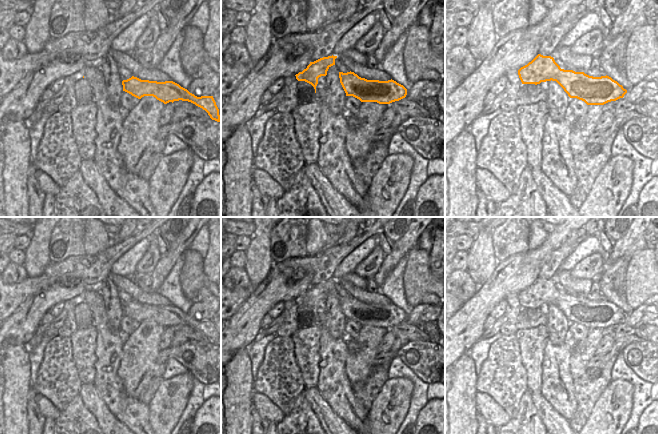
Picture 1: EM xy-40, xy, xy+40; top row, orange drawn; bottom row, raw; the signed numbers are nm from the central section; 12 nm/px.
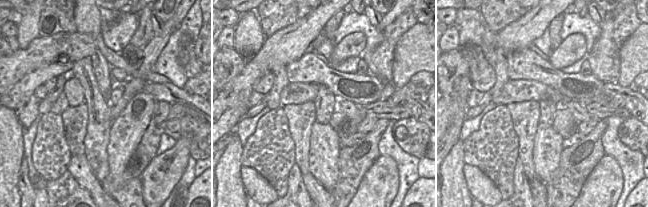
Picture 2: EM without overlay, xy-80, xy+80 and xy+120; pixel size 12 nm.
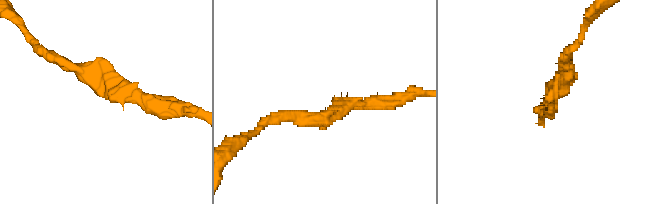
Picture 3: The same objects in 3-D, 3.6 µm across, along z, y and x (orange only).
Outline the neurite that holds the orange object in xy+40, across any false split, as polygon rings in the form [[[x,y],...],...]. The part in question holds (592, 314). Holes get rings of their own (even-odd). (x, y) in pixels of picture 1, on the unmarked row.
[[[538,278],[518,294],[522,308],[540,308],[556,305],[570,322],[577,322],[587,329],[604,329],[623,322],[627,314],[609,300],[593,301],[584,296],[564,294],[551,280]]]

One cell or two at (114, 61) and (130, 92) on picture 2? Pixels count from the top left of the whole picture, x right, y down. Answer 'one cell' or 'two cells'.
two cells

